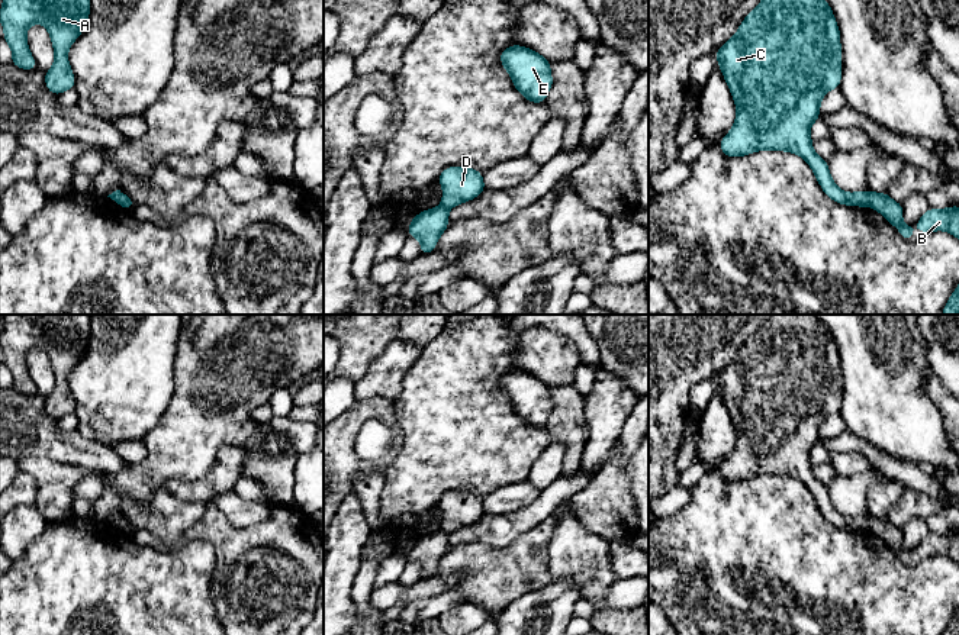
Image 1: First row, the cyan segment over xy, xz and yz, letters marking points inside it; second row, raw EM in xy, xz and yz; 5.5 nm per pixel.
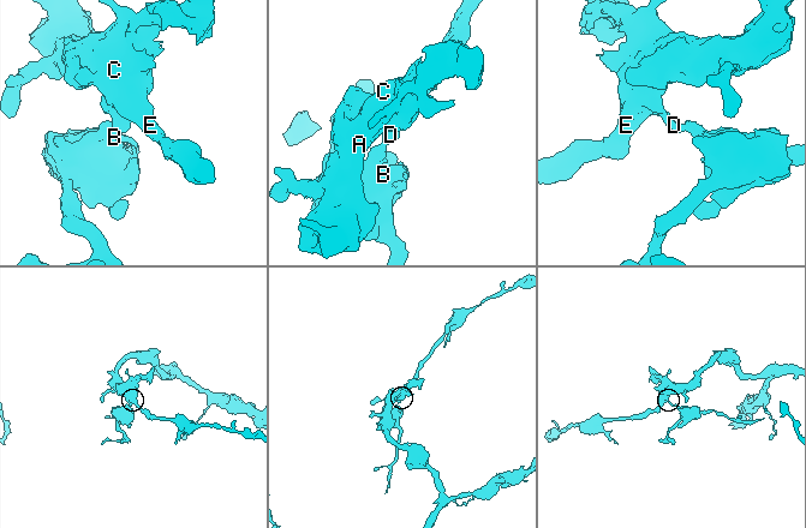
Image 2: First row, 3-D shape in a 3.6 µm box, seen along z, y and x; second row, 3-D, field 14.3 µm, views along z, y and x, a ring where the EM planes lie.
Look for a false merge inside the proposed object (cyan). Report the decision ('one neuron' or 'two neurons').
two neurons

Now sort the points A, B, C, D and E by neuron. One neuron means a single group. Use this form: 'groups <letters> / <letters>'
groups A C D E / B

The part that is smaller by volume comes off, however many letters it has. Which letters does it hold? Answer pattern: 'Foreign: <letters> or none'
Foreign: B

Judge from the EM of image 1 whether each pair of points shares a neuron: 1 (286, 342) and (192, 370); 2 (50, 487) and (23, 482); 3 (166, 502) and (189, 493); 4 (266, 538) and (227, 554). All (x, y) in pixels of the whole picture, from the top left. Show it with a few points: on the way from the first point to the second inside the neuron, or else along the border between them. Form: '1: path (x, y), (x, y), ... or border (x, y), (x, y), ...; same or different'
1: path (263, 354), (243, 370), (215, 370); same
2: border (21, 471), (26, 473), (36, 484), (35, 505); different
3: border (163, 487), (180, 499), (205, 503); different
4: path (256, 544), (243, 554), (237, 554); same

